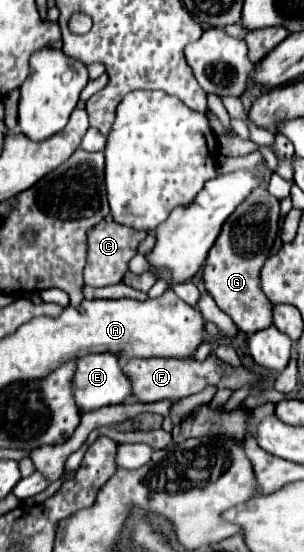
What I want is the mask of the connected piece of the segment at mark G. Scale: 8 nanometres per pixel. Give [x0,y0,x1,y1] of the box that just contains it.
[204,187,280,335]

